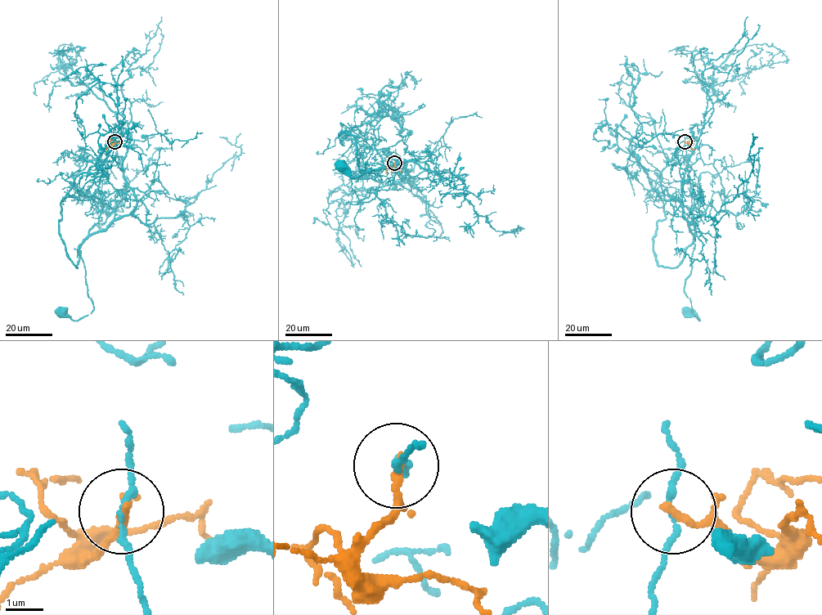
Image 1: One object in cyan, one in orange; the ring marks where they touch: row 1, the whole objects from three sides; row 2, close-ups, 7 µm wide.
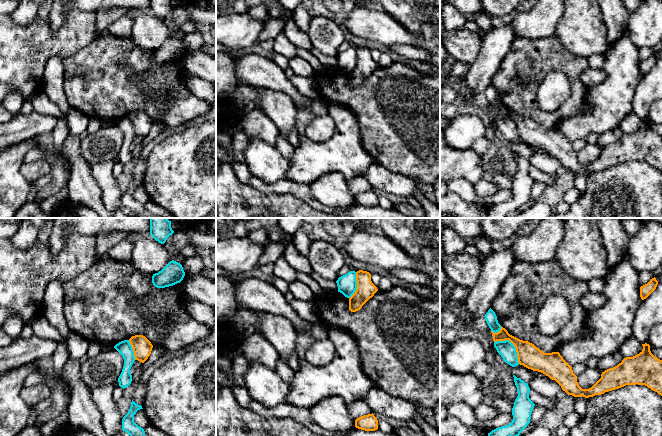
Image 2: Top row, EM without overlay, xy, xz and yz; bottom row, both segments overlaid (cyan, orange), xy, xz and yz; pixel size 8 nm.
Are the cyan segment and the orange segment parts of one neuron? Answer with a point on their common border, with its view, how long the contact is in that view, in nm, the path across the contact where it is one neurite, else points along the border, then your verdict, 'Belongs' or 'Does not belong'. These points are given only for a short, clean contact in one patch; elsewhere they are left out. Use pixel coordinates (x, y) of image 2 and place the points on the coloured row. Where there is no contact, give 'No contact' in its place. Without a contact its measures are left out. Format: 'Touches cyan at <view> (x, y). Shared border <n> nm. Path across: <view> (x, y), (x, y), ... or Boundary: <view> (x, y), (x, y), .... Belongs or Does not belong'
Touches cyan at yz (513, 345). Shared border 280 nm. Does not belong

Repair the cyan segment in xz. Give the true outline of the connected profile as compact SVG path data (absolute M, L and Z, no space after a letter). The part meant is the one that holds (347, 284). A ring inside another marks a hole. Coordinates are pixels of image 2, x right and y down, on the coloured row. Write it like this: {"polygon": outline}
{"polygon": "M348 272L339 277L336 283L338 286L338 292L342 293L347 298L350 298L357 289L356 272Z"}

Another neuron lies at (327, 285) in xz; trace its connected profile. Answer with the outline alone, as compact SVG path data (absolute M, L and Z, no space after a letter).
M314 271L311 272L311 277L322 287L325 292L338 292L338 286L335 281L327 280Z

